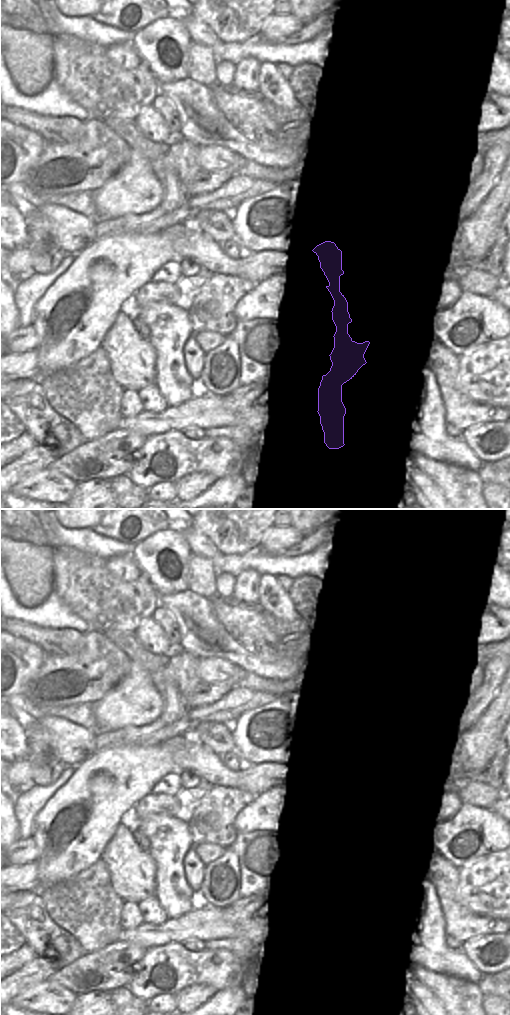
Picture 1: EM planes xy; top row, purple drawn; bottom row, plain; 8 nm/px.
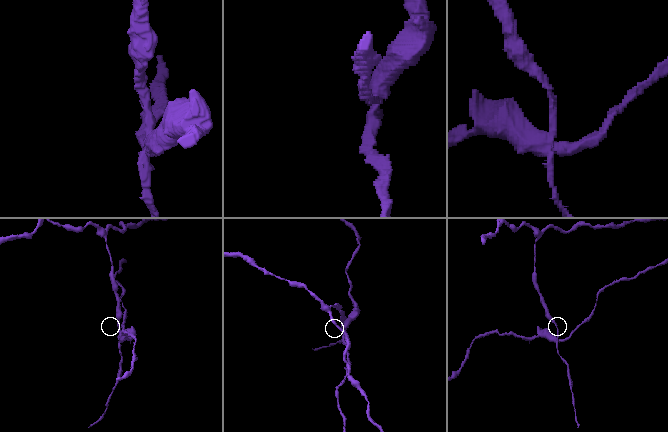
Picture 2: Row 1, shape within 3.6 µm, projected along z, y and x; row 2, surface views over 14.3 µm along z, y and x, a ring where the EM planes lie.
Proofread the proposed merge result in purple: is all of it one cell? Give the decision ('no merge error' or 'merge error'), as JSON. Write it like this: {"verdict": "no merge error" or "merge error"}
{"verdict": "merge error"}

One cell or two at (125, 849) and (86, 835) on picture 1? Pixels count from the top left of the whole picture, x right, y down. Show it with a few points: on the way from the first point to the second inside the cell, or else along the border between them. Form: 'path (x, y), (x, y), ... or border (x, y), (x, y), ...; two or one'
border (120, 823), (99, 858); two

